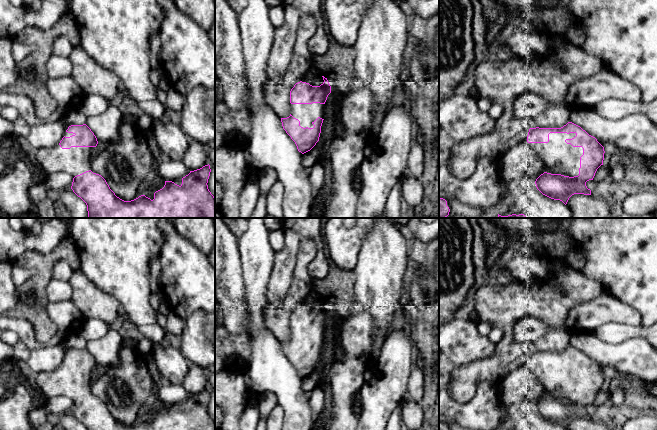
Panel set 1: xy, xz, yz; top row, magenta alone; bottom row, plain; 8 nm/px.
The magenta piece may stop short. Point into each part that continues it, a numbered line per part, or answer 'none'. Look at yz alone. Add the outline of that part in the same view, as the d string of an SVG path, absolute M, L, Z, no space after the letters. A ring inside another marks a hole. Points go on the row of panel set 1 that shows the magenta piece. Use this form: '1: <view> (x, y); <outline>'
1: yz (558, 157); M550 133L548 143L530 143L543 162L545 172L569 177L579 175L583 148L565 142L575 136L576 133Z

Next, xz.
1: xz (306, 113); M291 104L290 114L300 121L303 128L313 128L312 124L318 117L325 118L325 104Z

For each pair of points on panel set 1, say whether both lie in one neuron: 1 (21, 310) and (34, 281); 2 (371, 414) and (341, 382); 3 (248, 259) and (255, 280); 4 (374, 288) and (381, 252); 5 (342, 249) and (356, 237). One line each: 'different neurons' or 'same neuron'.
1: same neuron
2: different neurons
3: same neuron
4: same neuron
5: same neuron

